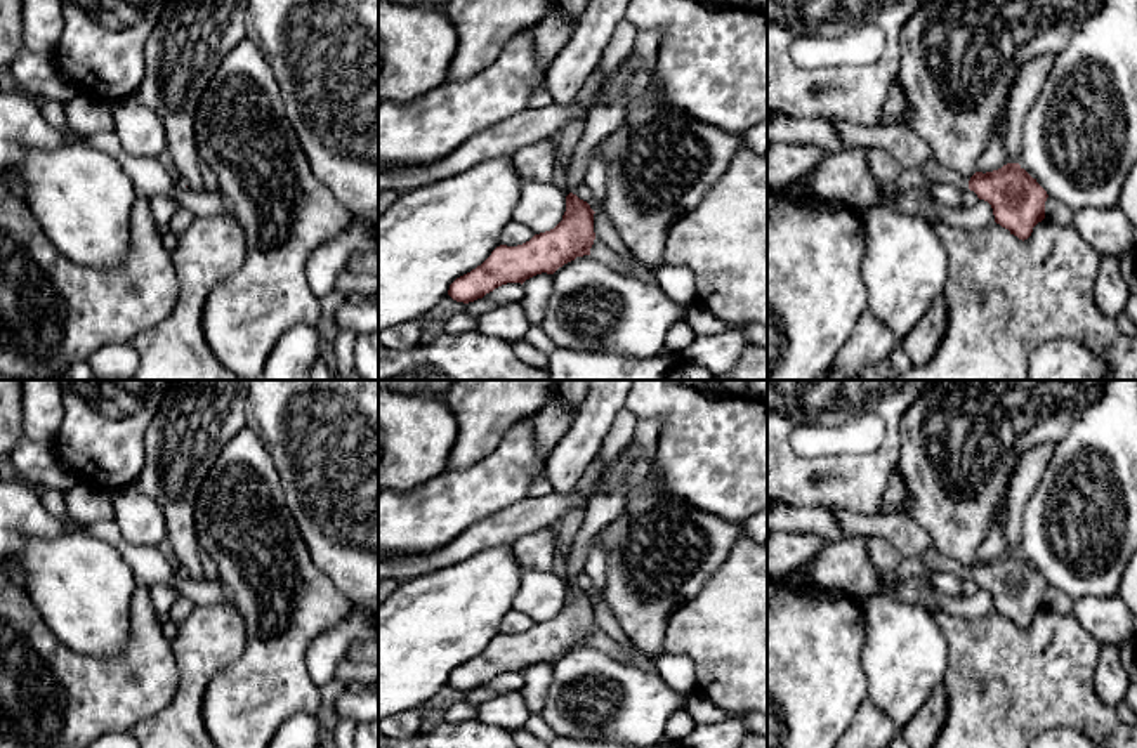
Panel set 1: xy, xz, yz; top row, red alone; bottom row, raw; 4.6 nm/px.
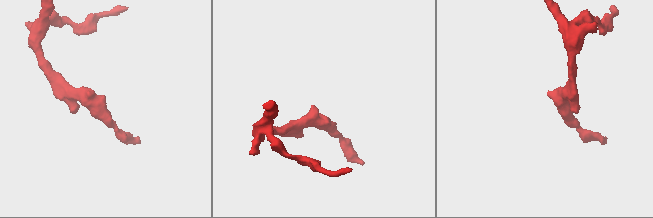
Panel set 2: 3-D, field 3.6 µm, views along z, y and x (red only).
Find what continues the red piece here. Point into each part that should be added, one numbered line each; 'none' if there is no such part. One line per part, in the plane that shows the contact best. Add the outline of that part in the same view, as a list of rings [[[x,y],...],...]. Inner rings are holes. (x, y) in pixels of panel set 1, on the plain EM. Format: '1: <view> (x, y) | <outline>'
1: yz (936, 561) | [[[934,547],[925,550],[922,555],[923,555],[925,566],[930,571],[946,571],[962,578],[969,576],[969,569],[965,569],[958,561],[941,554]]]

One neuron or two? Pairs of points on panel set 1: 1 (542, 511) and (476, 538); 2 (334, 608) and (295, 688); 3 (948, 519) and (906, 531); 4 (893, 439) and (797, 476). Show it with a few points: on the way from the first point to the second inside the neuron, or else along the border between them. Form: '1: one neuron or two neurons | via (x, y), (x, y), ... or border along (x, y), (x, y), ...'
1: one neuron | via (526, 518), (492, 531)
2: one neuron | via (313, 623), (294, 643), (294, 667)
3: two neurons | border along (906, 488), (901, 511), (929, 535), (933, 545)
4: one neuron | via (872, 464), (867, 469), (821, 469)

